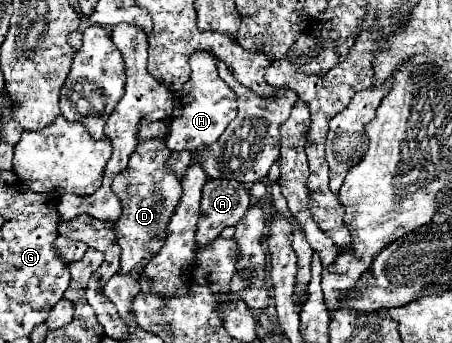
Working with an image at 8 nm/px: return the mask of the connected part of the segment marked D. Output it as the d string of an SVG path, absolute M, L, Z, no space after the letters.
M150 138L144 140L136 146L136 150L130 156L128 168L118 174L114 182L114 192L118 194L124 210L120 220L114 224L116 232L116 242L122 248L122 258L120 258L120 270L118 274L130 274L132 270L140 270L138 274L138 284L140 284L140 294L152 292L152 278L144 276L144 266L156 256L156 252L164 246L168 234L168 222L180 202L182 196L182 186L174 170L168 166L168 160L172 156L172 150L166 146L164 138Z

